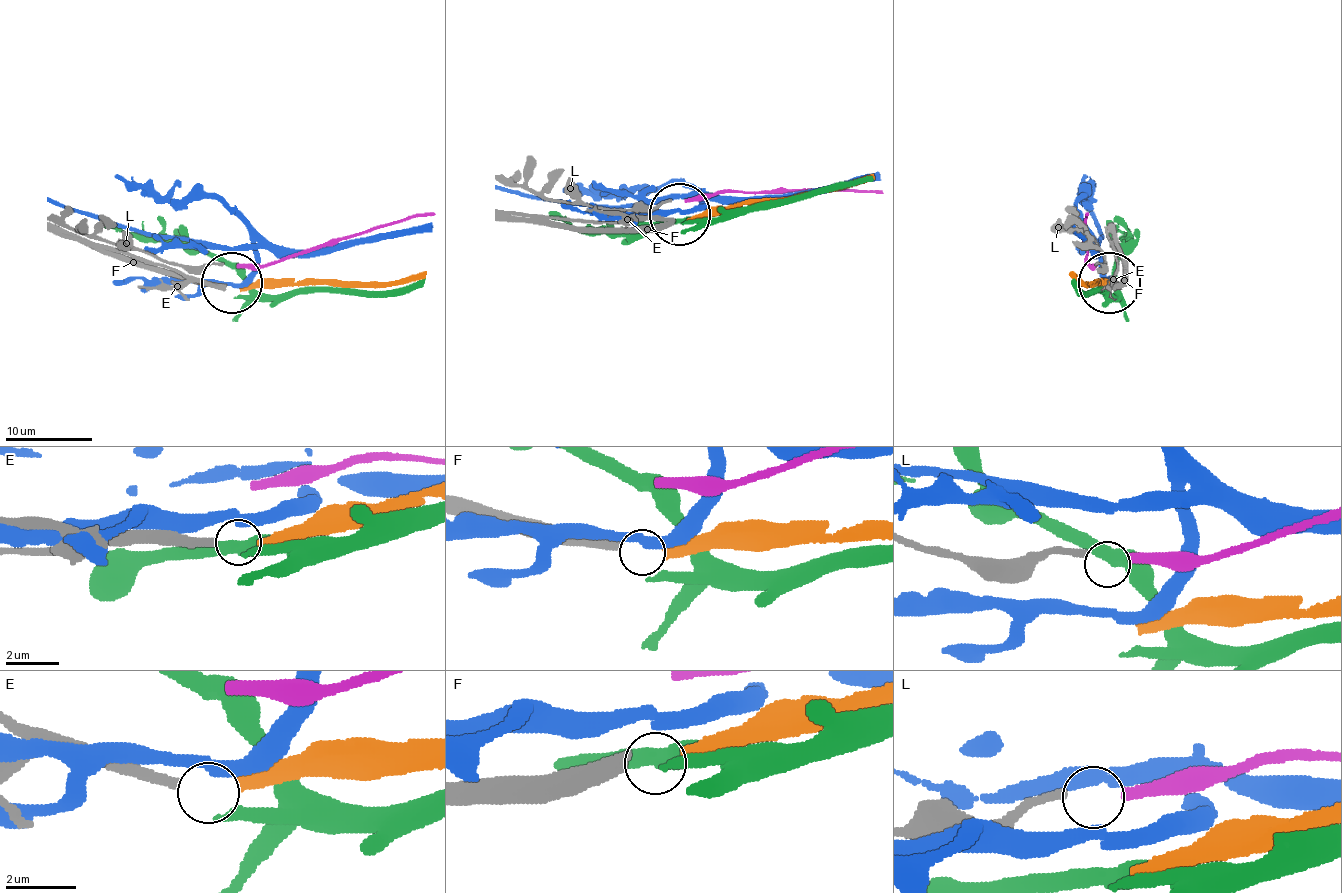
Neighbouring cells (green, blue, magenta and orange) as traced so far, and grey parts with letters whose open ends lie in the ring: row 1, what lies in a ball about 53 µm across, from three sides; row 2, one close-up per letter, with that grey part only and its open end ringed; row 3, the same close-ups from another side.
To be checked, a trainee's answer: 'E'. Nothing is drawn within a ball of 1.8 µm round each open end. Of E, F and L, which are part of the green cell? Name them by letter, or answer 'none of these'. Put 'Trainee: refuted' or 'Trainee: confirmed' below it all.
E
Trainee: confirmed

